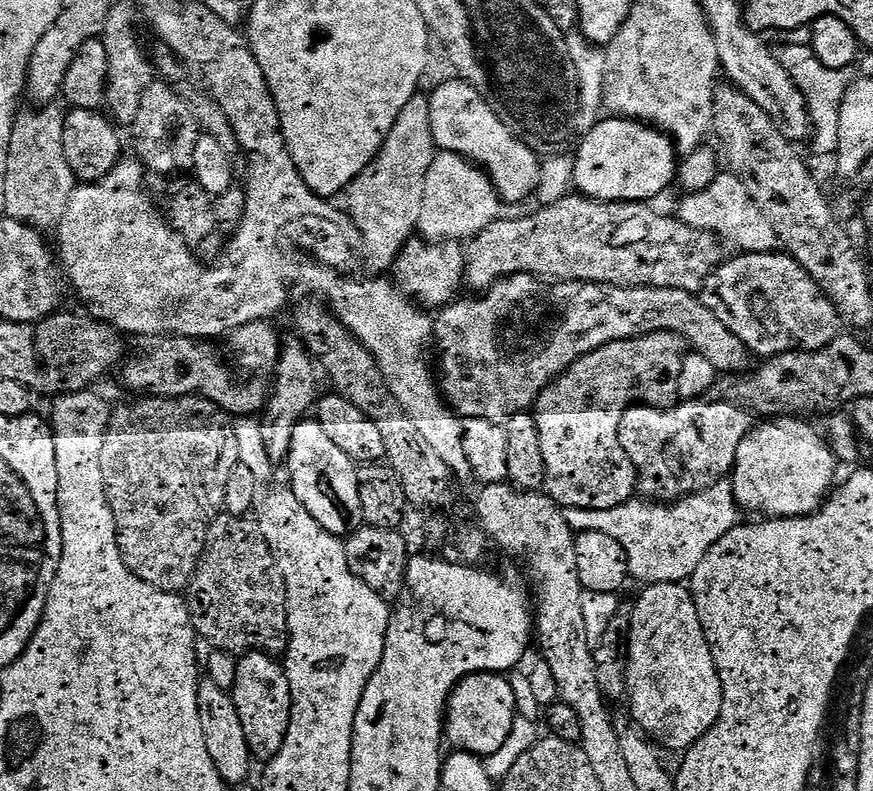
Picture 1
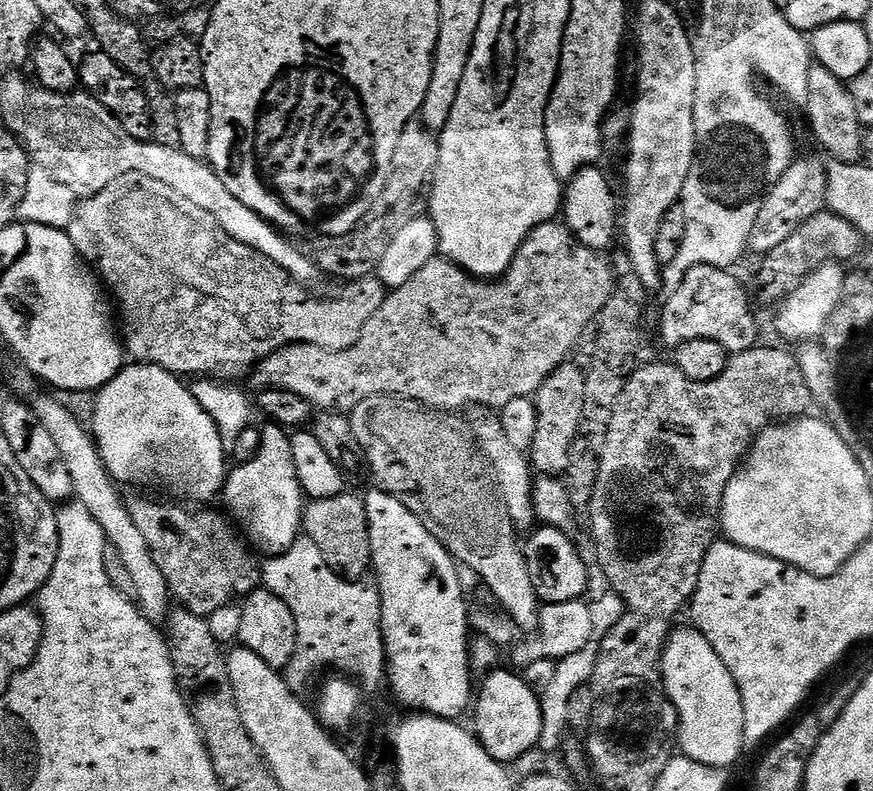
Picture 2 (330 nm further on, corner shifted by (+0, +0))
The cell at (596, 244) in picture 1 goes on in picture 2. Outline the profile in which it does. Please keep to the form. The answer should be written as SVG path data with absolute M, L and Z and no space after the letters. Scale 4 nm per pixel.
M549 222L538 226L524 239L507 272L491 282L470 275L466 269L457 266L453 260L443 258L431 260L426 262L426 266L422 266L422 270L418 270L418 274L414 274L414 278L410 278L410 282L406 282L406 286L398 286L385 295L382 306L378 306L378 310L372 315L370 322L366 322L366 326L362 330L358 342L354 342L354 346L350 346L346 350L326 350L322 346L314 346L313 344L288 344L285 348L280 348L255 365L254 371L256 373L252 376L252 384L256 390L266 388L290 390L290 394L302 394L302 398L306 398L312 403L313 409L345 414L351 413L352 408L358 406L358 402L366 402L366 398L374 398L375 396L395 396L404 402L415 402L425 408L435 408L450 413L460 410L456 408L467 410L473 406L493 410L502 409L506 406L506 402L514 402L514 398L535 397L536 392L554 374L556 368L571 357L568 355L575 350L580 335L588 327L588 331L593 327L594 321L606 306L606 302L610 302L610 298L615 294L618 283L618 273L613 261L607 260L608 258L605 253L596 252L594 249L584 246L582 242L578 242L567 224Z

